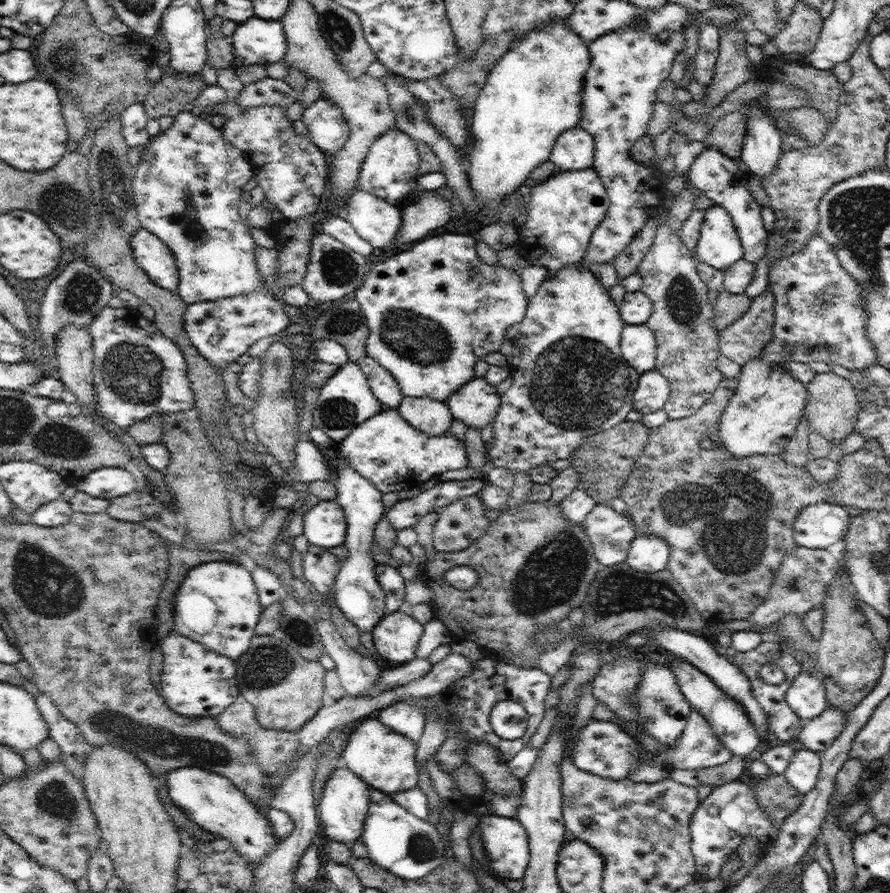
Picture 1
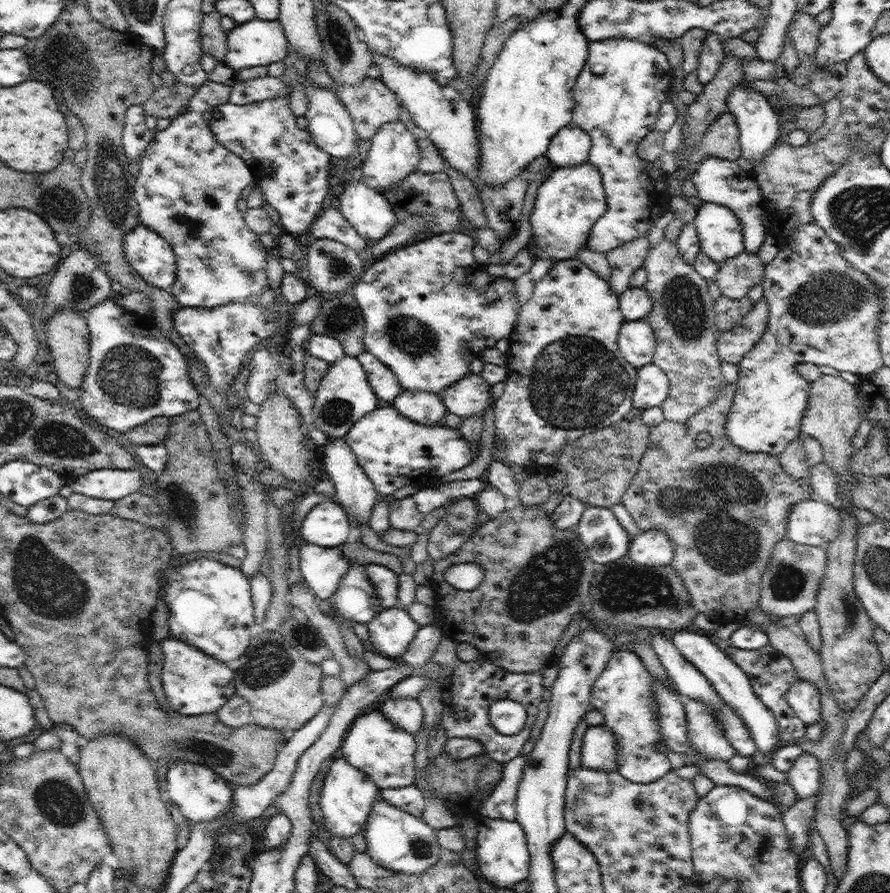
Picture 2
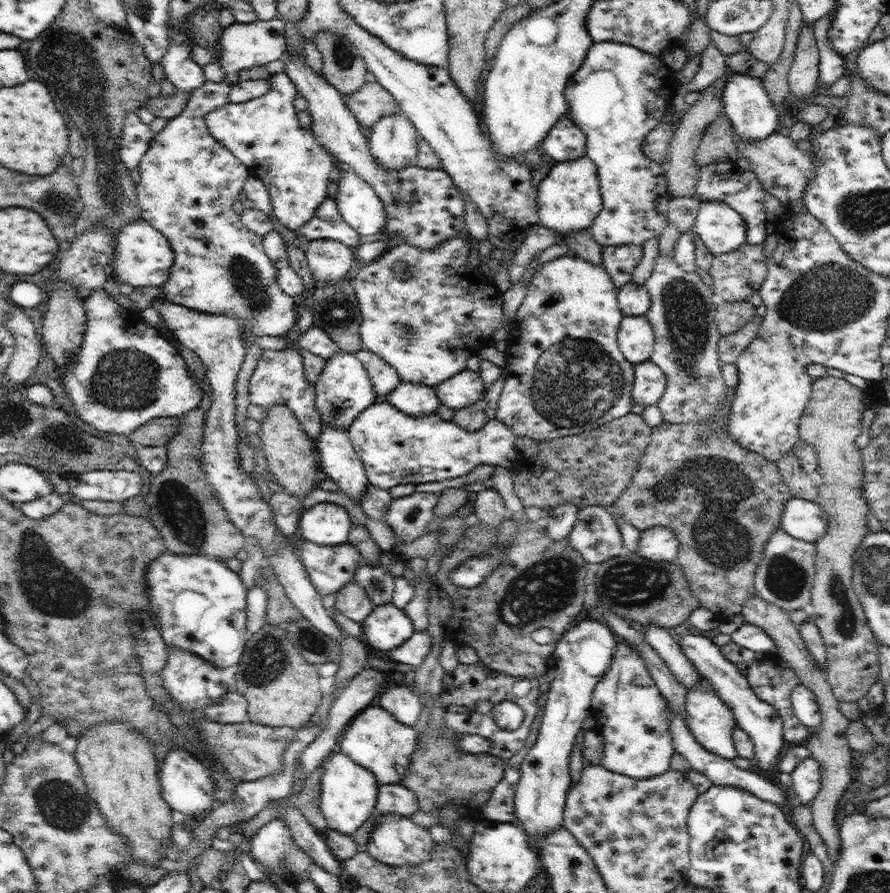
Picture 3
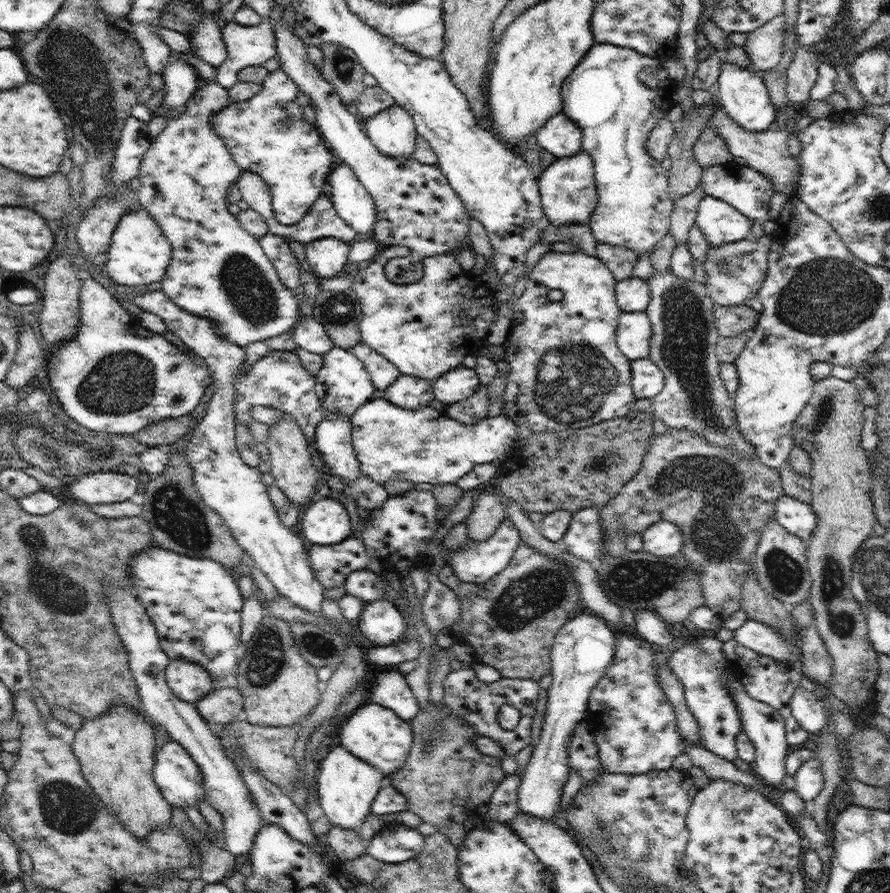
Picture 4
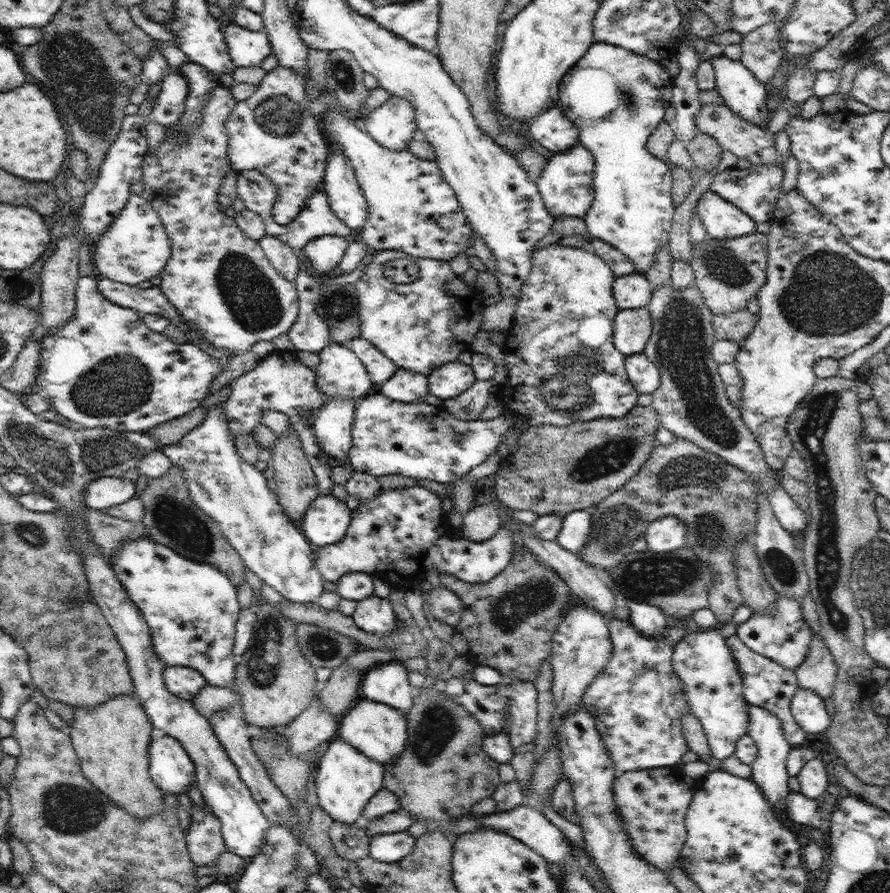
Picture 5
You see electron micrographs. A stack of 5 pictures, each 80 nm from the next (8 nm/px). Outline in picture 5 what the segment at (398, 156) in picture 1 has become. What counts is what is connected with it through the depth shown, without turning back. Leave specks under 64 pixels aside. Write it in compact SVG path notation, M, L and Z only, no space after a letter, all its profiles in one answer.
M394 95L380 108L364 113L360 124L378 144L390 150L406 150L417 128L413 106Z

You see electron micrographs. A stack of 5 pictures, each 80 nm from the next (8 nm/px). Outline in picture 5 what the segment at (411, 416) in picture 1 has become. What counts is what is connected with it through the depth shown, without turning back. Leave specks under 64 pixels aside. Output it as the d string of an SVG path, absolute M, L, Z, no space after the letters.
M397 369L395 375L381 385L380 393L405 404L422 403L429 393L428 378L417 372Z

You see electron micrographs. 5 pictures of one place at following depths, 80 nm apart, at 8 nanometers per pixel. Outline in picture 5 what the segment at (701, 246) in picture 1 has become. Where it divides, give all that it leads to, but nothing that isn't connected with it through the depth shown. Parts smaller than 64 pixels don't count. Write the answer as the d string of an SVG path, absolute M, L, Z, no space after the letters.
M712 189L702 195L696 209L700 222L712 238L734 238L755 231L756 223L749 214Z

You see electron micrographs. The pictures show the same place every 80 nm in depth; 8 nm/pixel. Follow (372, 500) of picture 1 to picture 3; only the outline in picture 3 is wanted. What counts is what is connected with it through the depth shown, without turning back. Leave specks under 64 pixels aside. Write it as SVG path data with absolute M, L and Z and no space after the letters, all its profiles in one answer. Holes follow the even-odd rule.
M323 426L319 438L314 441L314 448L323 472L339 484L339 491L360 504L369 480L347 430L339 426ZM356 581L345 584L335 594L335 608L354 622L361 623L375 609L365 588L361 587Z

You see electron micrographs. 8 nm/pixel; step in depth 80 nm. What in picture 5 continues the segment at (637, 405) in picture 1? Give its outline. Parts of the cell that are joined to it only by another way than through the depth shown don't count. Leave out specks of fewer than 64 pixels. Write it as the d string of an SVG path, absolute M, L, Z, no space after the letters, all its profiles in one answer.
M643 353L625 356L624 364L628 379L638 395L652 395L660 387L660 370Z

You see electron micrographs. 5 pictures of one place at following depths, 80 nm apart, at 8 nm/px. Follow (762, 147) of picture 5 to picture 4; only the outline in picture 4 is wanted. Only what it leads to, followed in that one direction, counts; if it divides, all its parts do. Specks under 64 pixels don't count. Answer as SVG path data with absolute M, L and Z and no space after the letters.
M718 106L714 111L714 115L708 121L708 127L714 127L717 133L726 141L730 152L734 158L744 158L747 166L769 176L775 192L787 193L788 197L795 194L797 182L801 173L801 160L798 157L793 157L788 151L788 139L791 135L790 129L775 128L775 130L761 130L760 132L752 132L740 127L730 119L726 111Z

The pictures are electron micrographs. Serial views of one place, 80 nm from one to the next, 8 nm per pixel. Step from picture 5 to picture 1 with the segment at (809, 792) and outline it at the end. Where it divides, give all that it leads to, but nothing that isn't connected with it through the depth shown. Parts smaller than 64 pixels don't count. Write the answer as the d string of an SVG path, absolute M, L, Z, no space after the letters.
M804 748L795 750L783 774L798 792L806 795L815 787L820 769L820 754Z

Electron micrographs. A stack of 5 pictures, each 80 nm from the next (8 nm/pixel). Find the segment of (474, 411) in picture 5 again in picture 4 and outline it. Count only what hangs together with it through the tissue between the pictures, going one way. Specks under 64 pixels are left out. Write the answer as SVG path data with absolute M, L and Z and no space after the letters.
M480 384L474 395L450 405L446 413L462 424L476 424L487 417L489 406L488 386Z

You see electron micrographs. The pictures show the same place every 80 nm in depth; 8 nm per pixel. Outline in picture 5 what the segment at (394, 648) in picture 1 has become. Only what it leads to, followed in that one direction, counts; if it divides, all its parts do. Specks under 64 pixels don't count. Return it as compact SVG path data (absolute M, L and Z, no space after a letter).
M375 595L356 602L352 618L358 628L376 636L392 633L398 622L394 604Z

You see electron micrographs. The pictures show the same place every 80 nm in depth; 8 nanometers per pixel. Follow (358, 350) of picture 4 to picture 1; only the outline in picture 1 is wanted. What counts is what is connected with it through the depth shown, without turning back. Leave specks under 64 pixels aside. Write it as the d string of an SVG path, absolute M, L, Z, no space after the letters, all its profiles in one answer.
M369 355L359 359L357 361L360 371L366 376L370 390L374 394L374 397L385 408L398 408L398 405L402 403L403 395L400 391L398 382L395 377L390 374L390 371L386 371L374 358Z

